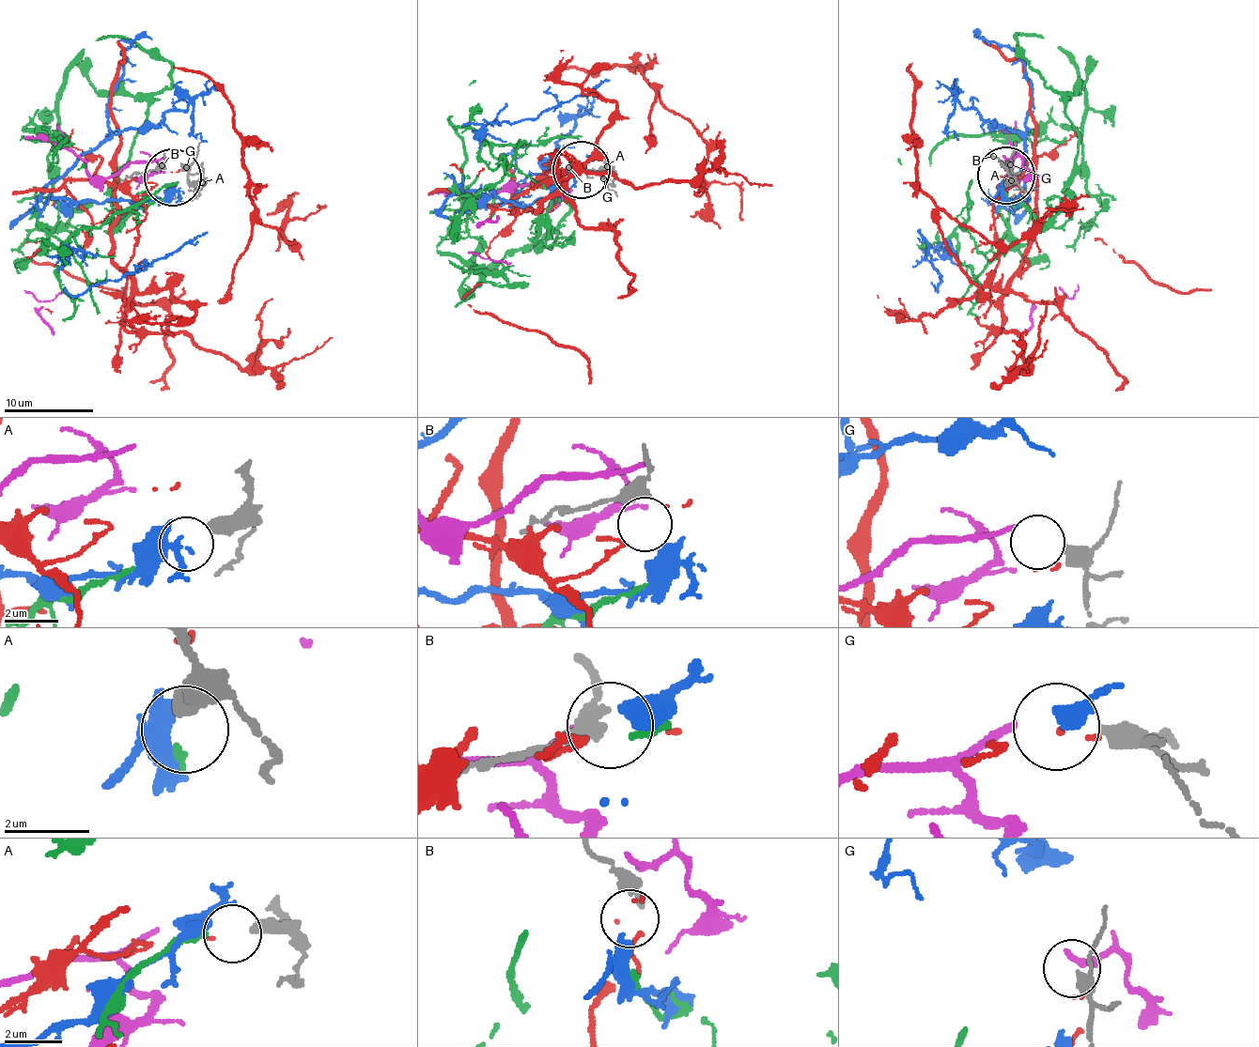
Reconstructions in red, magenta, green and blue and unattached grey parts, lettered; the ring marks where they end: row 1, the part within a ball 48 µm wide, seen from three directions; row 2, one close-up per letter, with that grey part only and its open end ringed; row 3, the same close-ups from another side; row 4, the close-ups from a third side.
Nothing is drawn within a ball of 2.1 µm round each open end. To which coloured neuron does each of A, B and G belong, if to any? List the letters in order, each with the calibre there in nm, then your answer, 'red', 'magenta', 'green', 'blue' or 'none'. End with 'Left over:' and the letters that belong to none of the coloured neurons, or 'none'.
A: calibre 500 nm; green
B: calibre 380 nm; none
G: calibre 420 nm; magenta
Left over: B

